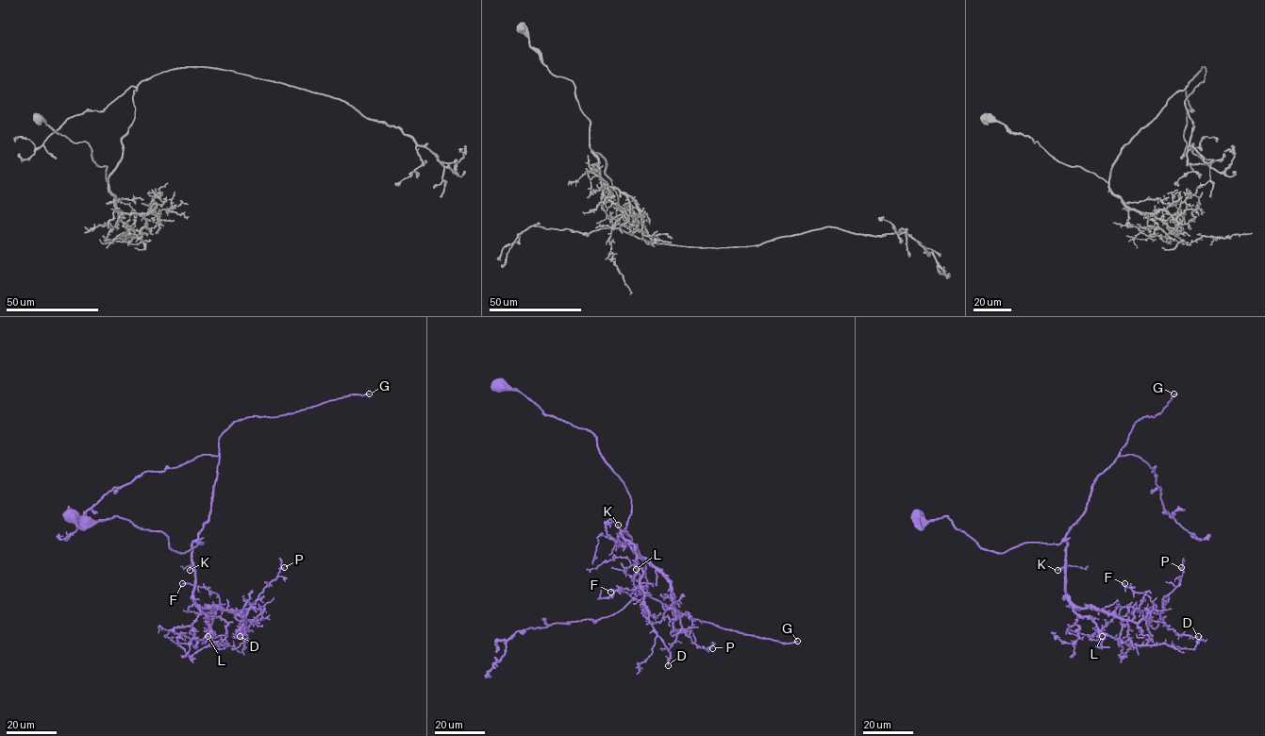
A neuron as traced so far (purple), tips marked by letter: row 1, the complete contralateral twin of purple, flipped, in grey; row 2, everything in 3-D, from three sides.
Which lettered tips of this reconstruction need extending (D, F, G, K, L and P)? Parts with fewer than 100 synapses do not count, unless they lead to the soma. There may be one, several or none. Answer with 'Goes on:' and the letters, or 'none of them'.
Goes on: G

